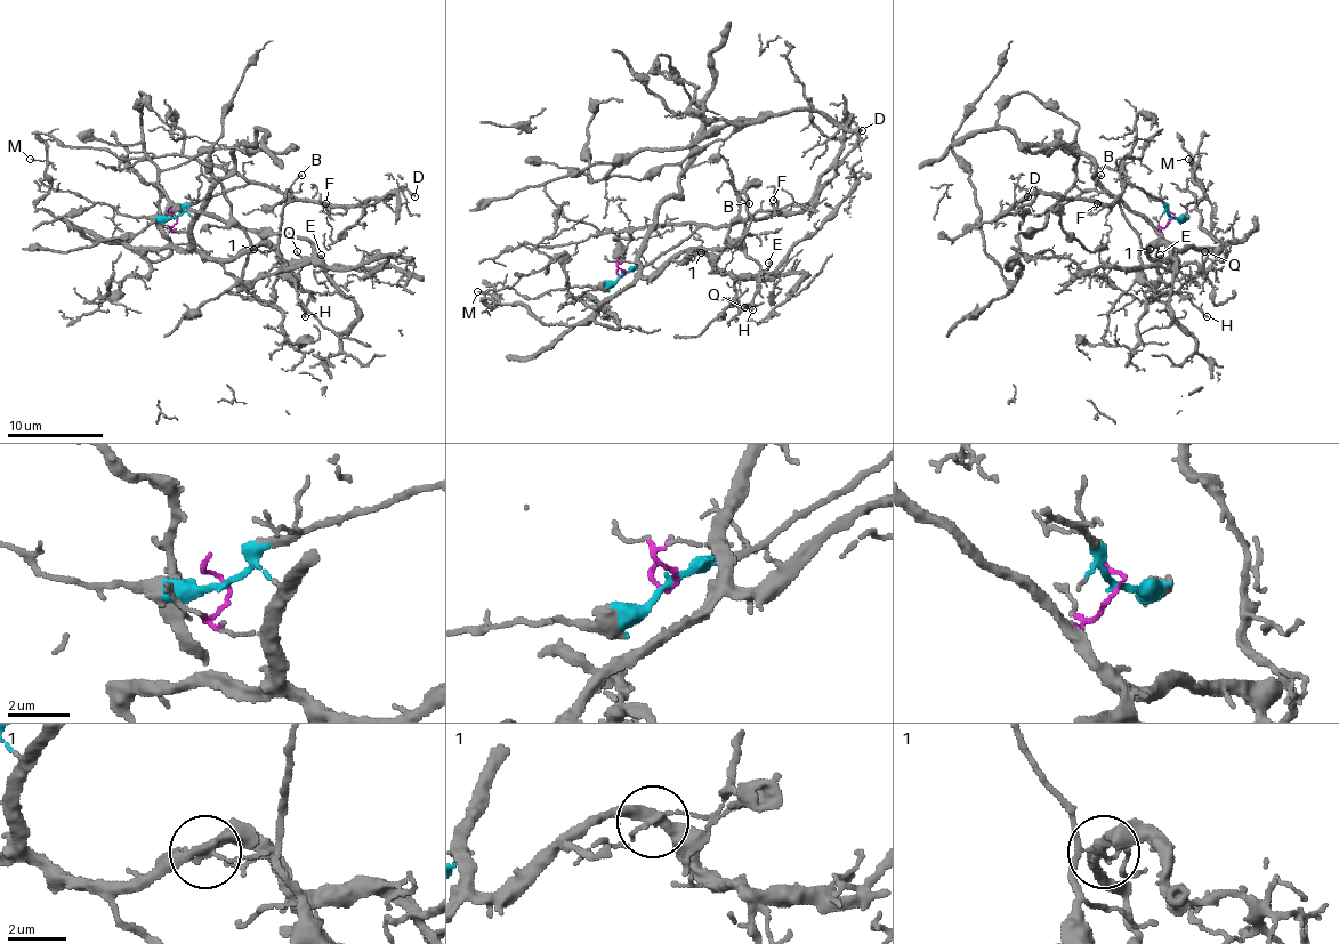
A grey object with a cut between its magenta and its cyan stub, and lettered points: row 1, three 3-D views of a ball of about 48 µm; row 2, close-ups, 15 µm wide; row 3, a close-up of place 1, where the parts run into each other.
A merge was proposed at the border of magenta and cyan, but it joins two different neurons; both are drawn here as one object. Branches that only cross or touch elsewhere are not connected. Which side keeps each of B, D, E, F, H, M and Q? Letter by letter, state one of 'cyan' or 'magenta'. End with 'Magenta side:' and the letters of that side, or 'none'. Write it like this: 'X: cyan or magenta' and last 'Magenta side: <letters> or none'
B: cyan
D: cyan
E: magenta
F: cyan
H: cyan
M: magenta
Q: magenta
Magenta side: E, M, Q

